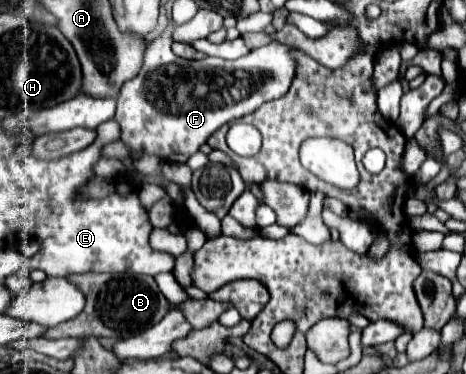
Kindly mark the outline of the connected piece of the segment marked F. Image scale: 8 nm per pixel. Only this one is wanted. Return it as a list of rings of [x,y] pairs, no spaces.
[[[168,27],[148,45],[142,71],[120,89],[114,119],[122,129],[120,139],[136,151],[136,157],[154,153],[166,161],[186,163],[218,127],[287,93],[298,63],[292,55],[294,47],[276,39],[236,61],[220,57],[188,61],[172,53],[172,31]]]

